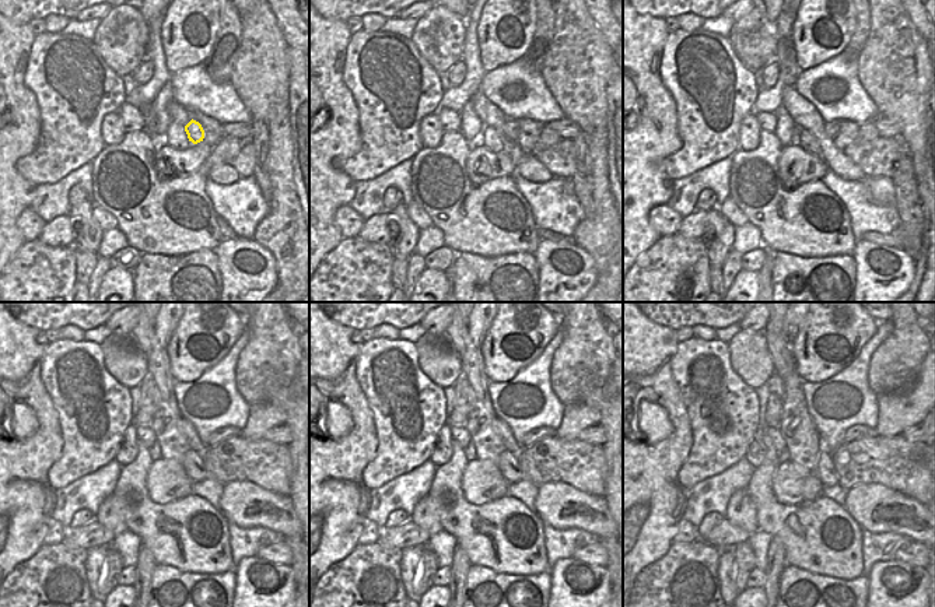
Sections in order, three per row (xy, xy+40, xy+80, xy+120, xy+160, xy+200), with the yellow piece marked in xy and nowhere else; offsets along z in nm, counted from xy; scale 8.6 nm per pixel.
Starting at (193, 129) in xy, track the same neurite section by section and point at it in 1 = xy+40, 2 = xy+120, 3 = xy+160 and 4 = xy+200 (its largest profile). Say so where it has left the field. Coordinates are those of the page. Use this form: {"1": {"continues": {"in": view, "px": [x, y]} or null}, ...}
{"1": {"continues": {"in": "xy+40", "px": [511, 129]}}, "2": {"continues": {"in": "xy+120", "px": [220, 435]}}, "3": {"continues": {"in": "xy+160", "px": [540, 432]}}, "4": {"continues": {"in": "xy+200", "px": [855, 432]}}}

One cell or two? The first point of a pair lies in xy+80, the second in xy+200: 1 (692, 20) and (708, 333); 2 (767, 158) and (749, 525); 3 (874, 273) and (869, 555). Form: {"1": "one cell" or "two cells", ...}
{"1": "one cell", "2": "two cells", "3": "two cells"}

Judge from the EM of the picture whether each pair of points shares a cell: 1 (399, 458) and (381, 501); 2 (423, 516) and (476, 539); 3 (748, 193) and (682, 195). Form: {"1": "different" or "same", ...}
{"1": "different", "2": "different", "3": "different"}

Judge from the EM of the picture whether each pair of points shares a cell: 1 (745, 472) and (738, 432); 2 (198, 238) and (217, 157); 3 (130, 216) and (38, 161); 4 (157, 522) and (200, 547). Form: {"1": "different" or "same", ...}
{"1": "different", "2": "same", "3": "different", "4": "same"}

